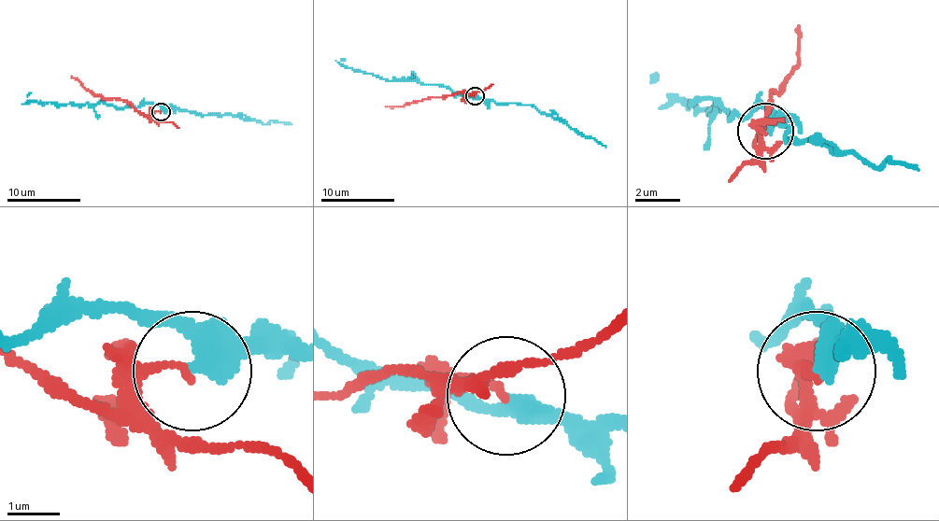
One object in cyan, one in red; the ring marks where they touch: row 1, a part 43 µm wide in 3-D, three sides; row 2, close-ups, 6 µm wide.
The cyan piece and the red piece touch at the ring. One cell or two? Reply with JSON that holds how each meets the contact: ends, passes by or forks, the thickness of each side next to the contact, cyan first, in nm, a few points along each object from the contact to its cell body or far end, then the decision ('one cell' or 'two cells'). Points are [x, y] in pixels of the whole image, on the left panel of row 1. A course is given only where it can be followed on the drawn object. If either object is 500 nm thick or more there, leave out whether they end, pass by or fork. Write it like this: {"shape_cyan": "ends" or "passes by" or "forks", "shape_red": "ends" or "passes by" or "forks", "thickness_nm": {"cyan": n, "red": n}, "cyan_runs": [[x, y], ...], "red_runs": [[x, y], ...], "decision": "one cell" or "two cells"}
{"shape_cyan": "passes by", "shape_red": "ends", "thickness_nm": {"cyan": 320, "red": 170}, "cyan_runs": [[160, 111], [158, 105], [146, 104], [123, 107], [106, 105], [103, 102], [33, 102], [27, 100], [31, 92]], "red_runs": [[160, 111], [144, 117], [121, 100], [93, 96], [71, 76]], "decision": "two cells"}

